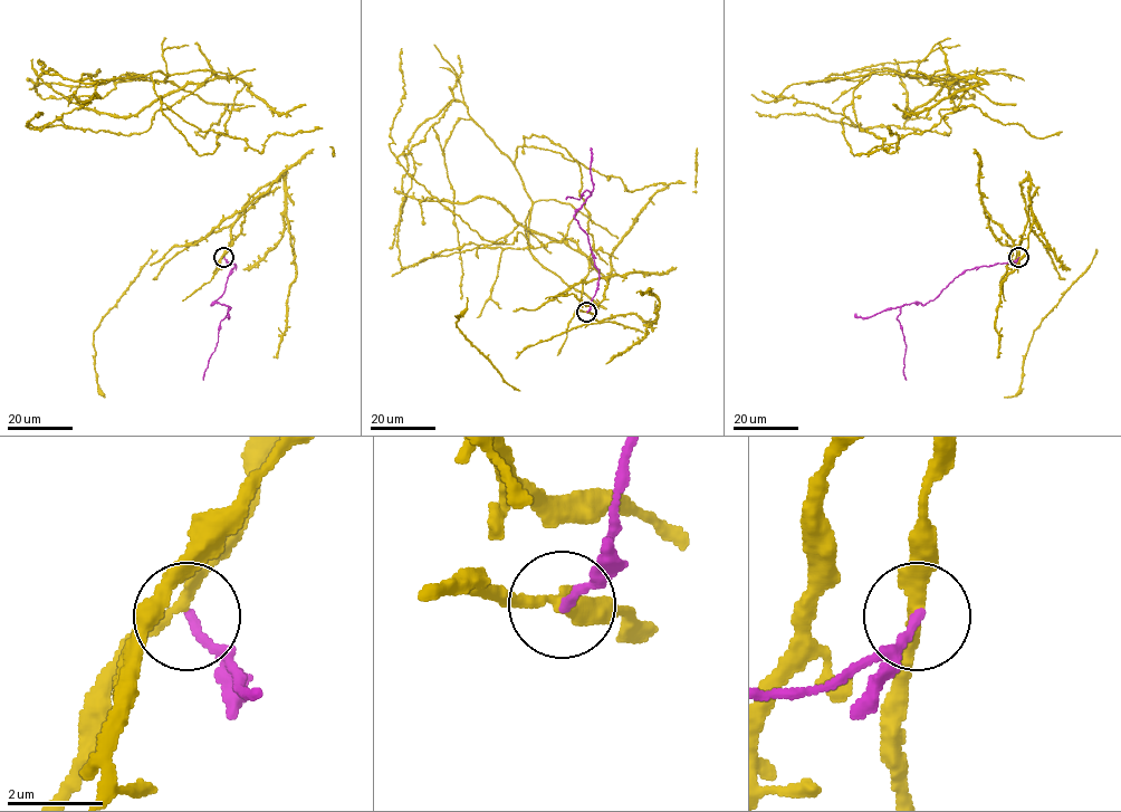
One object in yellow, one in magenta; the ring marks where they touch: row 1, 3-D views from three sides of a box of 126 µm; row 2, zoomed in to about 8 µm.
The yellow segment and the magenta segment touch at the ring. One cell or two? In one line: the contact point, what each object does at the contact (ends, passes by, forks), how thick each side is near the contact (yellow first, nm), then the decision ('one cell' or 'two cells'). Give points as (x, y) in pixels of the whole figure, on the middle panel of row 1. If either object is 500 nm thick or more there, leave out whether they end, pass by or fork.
at (586, 312); yellow passes by; magenta ends there; 260 nm thick on the yellow side, 190 nm on the other; two cells

